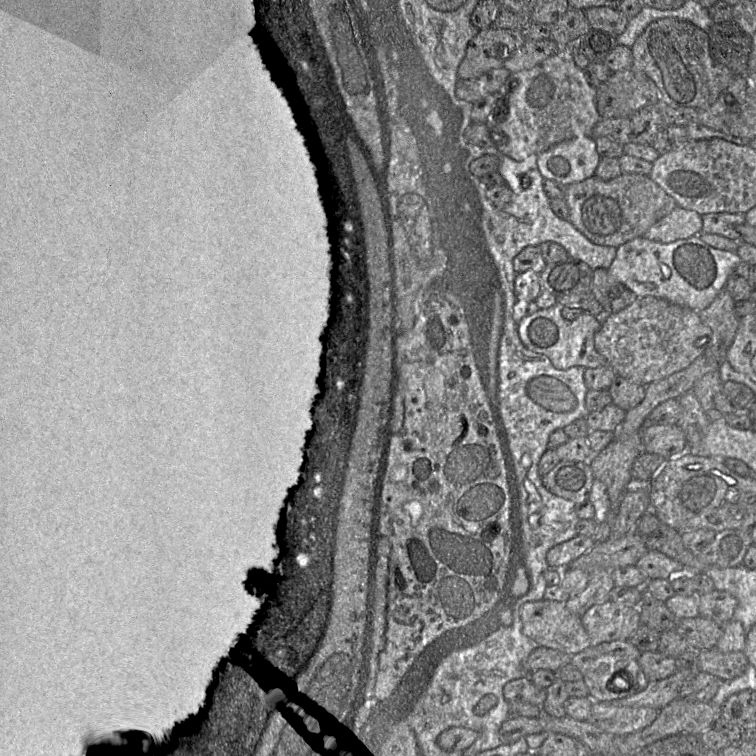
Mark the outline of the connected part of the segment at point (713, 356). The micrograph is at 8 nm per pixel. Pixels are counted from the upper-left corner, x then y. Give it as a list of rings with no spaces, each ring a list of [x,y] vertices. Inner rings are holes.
[[[723,289],[706,309],[698,312],[701,321],[712,331],[703,355],[719,365],[725,360],[739,326],[740,318],[736,315],[735,305],[731,294]]]

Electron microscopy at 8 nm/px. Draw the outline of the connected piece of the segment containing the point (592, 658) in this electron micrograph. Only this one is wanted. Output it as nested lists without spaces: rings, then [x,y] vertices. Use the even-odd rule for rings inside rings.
[[[589,647],[570,658],[581,673],[589,690],[589,697],[595,702],[614,702],[643,691],[649,681],[642,672],[638,661],[598,652]],[[617,674],[626,674],[630,680],[628,691],[612,692],[608,683]]]

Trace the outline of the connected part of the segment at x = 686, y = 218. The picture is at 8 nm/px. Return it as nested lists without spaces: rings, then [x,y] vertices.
[[[677,206],[643,236],[656,242],[671,243],[703,233],[702,226],[702,216],[699,213]]]

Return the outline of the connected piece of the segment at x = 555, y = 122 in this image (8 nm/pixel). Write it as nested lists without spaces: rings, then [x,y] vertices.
[[[559,46],[558,51],[528,70],[510,73],[498,94],[502,110],[491,116],[487,123],[494,146],[500,153],[521,162],[531,154],[540,154],[554,145],[579,136],[590,136],[601,119],[596,107],[596,87],[592,86],[571,54],[571,46]]]

